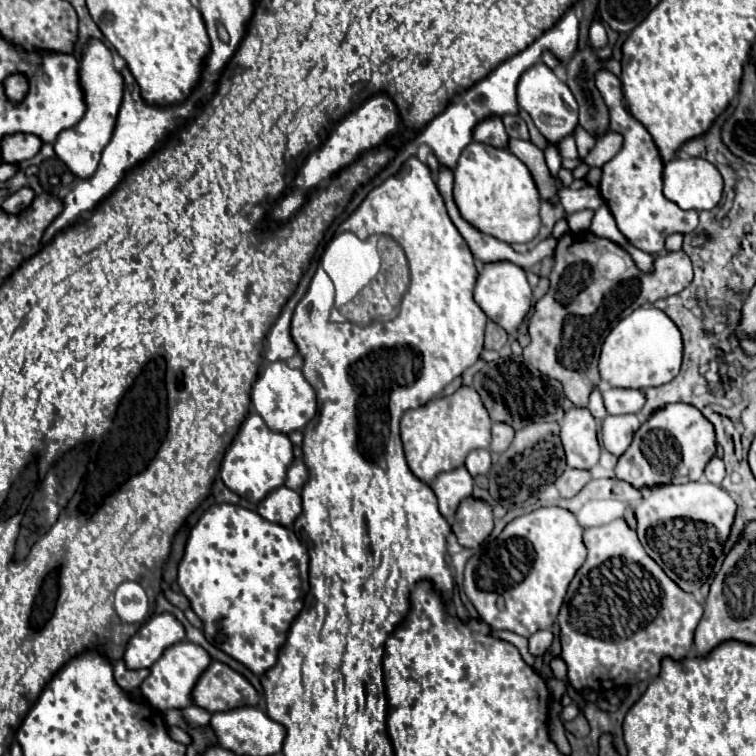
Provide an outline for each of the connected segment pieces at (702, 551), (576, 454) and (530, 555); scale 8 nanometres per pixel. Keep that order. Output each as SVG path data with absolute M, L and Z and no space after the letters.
M699 481L661 485L647 489L641 505L635 507L637 535L647 555L661 565L667 577L687 593L695 593L707 583L717 557L723 555L723 545L729 539L735 511L735 501L717 485Z
M571 409L565 413L561 421L561 441L569 467L591 471L599 463L597 423L589 409Z
M541 507L507 523L495 543L479 549L465 567L463 591L479 617L491 629L507 629L521 637L551 629L567 587L587 555L581 535L577 519L561 507Z

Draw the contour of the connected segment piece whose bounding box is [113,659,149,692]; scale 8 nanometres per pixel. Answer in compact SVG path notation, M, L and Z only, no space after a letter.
M119 659L119 661L115 663L113 673L115 673L115 681L123 687L123 690L131 692L139 689L141 681L149 675L149 669L135 669L135 671L133 671L133 669L125 669L125 661Z

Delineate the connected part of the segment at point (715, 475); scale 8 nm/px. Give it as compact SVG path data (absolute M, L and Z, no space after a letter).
M713 457L713 459L709 461L709 465L705 467L705 477L707 477L711 483L721 483L723 477L725 477L725 463L723 463L723 459Z

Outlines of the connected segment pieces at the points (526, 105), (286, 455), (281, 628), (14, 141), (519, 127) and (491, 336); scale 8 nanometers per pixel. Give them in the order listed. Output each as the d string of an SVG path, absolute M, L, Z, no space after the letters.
M535 63L521 75L517 85L517 101L519 107L531 115L535 127L543 133L543 137L551 143L559 143L577 127L577 101L569 87L545 63Z
M249 411L223 457L221 479L231 491L241 495L249 503L259 503L267 493L285 483L285 473L291 461L293 445L289 437L285 433L271 431L255 411Z
M213 505L193 527L185 555L179 563L177 583L183 595L191 601L193 611L203 621L203 633L209 643L243 663L255 675L263 675L277 663L277 653L285 643L289 625L303 609L309 591L309 553L297 535L277 523L263 519L259 513L239 505Z
M13 133L1 139L1 159L5 163L19 163L31 159L41 149L41 139L35 135Z
M505 115L505 117L501 117L501 119L503 119L503 125L505 125L505 129L507 129L507 135L509 135L509 137L529 139L527 125L525 125L525 121L523 121L519 115Z
M487 321L487 329L485 329L485 349L499 351L503 345L507 345L507 341L509 341L509 333L505 329L501 329L495 321Z

